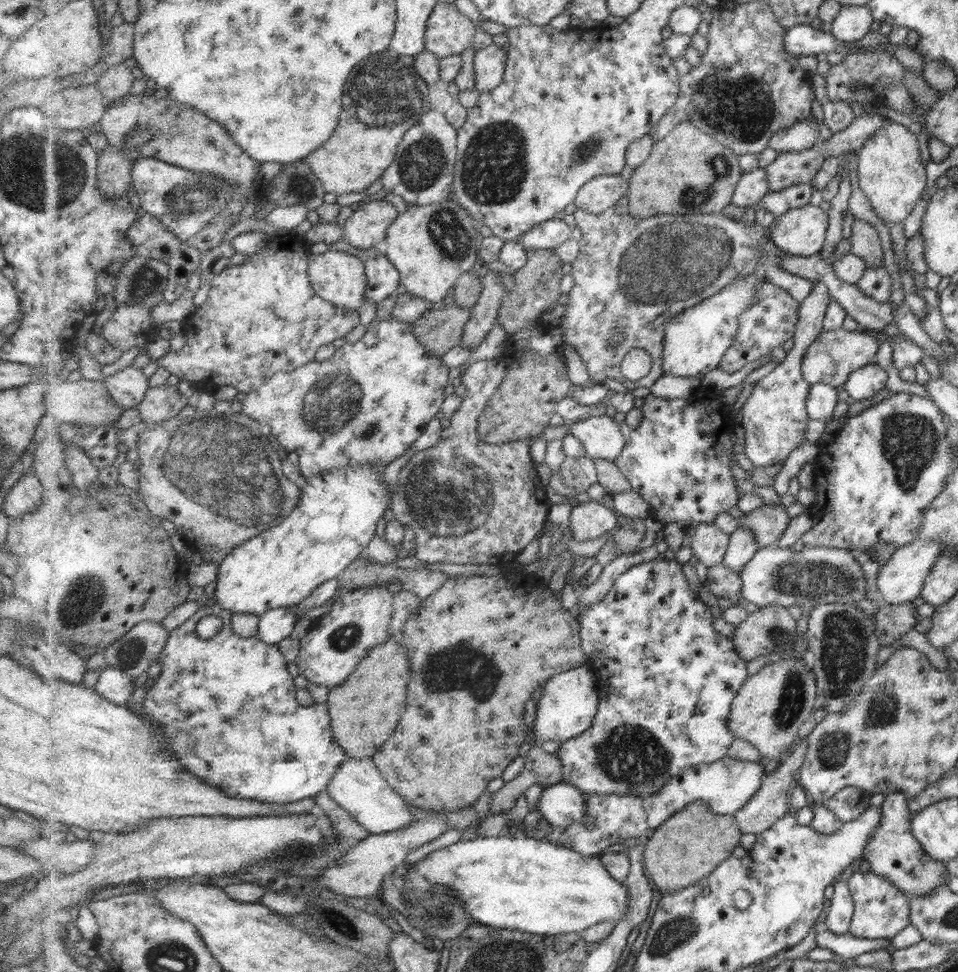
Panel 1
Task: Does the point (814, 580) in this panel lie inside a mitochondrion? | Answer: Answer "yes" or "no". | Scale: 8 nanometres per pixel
yes

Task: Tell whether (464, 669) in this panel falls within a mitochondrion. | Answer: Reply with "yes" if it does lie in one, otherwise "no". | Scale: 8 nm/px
yes

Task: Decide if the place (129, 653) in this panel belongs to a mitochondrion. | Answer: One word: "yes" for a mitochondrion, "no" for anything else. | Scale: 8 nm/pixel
yes

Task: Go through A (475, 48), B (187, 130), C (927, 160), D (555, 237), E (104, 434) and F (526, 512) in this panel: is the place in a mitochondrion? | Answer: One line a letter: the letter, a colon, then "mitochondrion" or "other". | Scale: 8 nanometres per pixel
A: other
B: mitochondrion
C: other
D: other
E: other
F: other

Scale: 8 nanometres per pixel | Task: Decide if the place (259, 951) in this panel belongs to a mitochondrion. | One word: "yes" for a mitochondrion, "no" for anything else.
no

